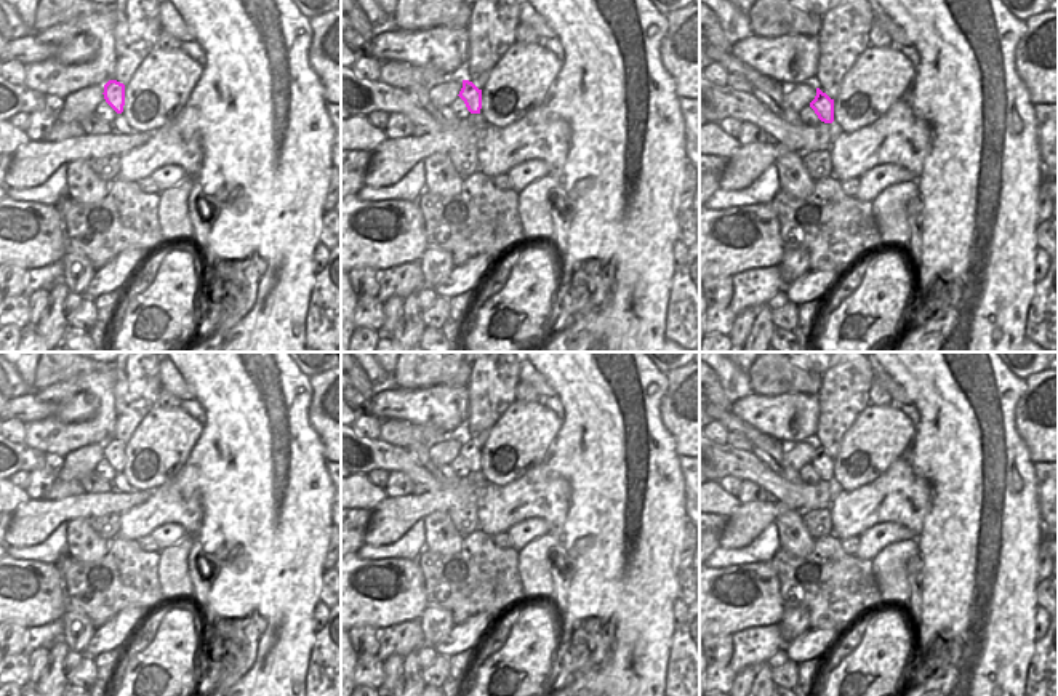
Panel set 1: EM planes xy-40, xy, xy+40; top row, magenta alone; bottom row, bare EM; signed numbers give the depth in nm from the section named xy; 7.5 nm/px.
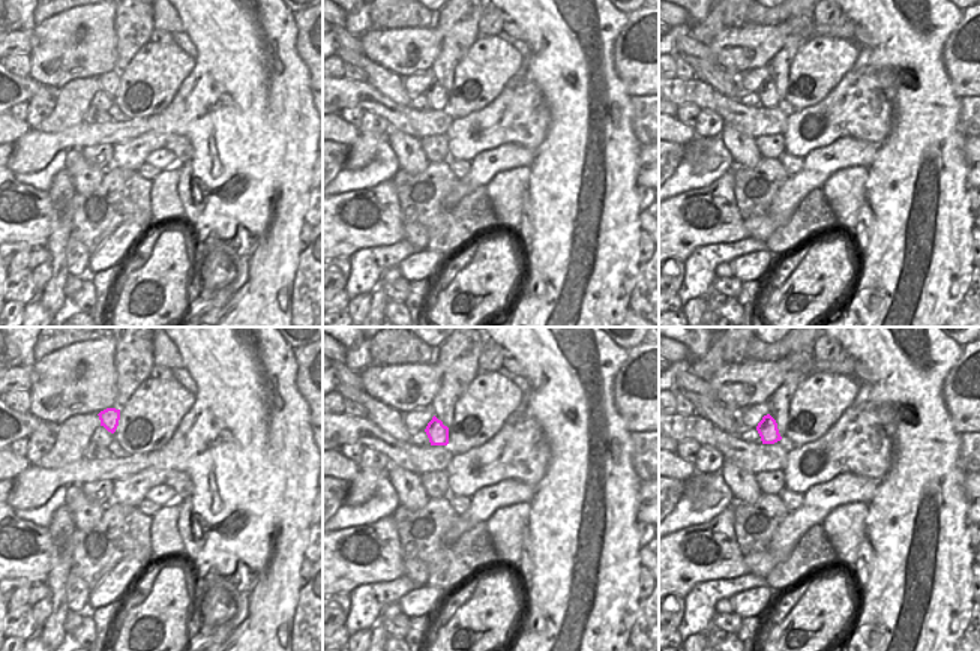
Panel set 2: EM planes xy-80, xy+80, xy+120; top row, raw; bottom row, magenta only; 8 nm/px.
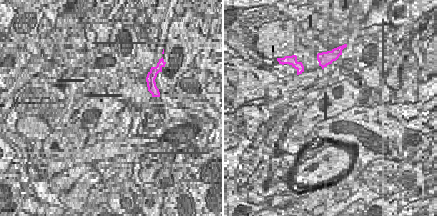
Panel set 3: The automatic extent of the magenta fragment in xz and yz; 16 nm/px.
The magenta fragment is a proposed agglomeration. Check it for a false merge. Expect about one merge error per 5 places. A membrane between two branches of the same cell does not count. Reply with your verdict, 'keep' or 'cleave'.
keep

